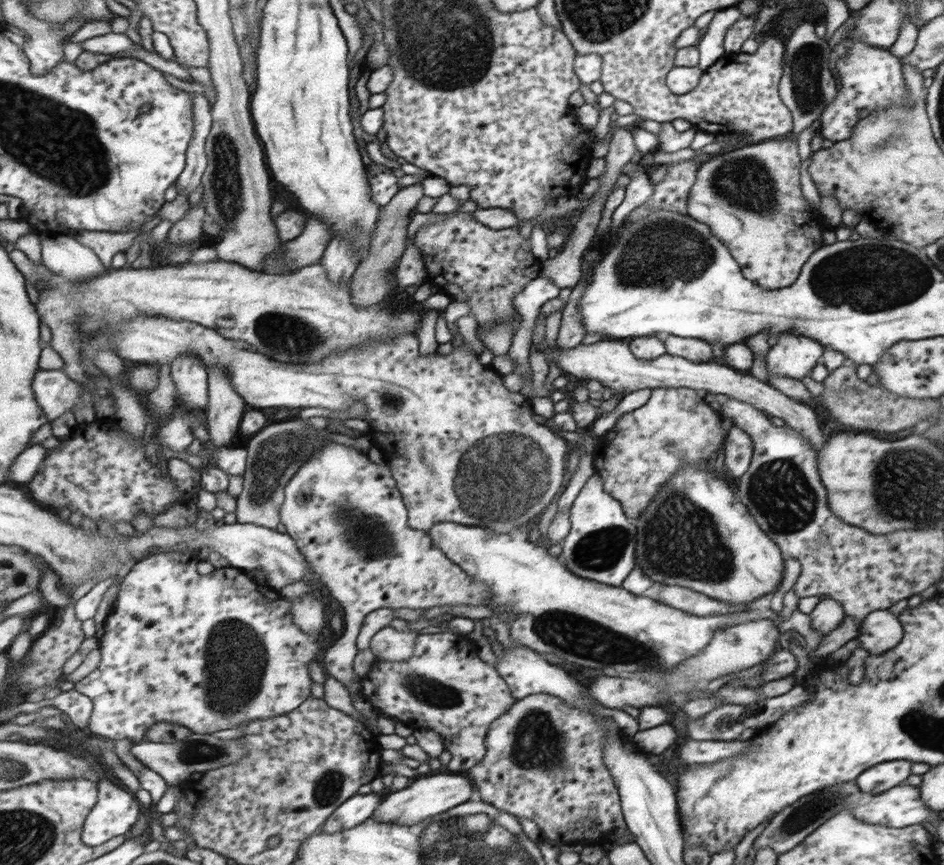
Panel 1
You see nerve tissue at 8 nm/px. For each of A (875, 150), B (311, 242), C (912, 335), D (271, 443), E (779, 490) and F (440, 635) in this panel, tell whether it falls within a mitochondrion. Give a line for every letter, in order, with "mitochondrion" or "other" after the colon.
A: mitochondrion
B: other
C: other
D: mitochondrion
E: mitochondrion
F: other

